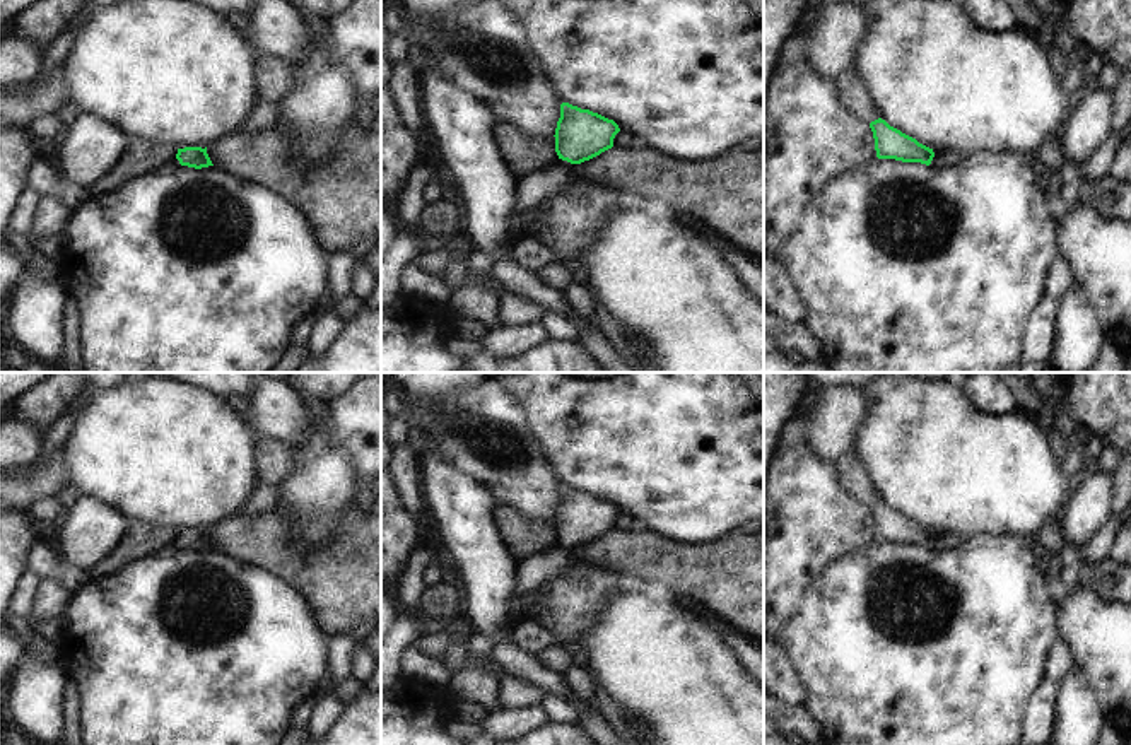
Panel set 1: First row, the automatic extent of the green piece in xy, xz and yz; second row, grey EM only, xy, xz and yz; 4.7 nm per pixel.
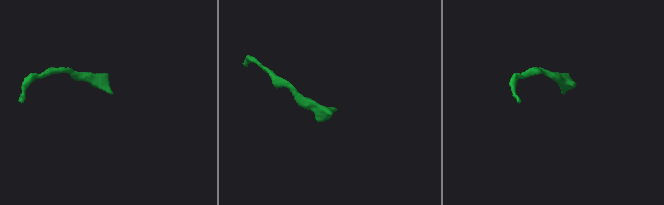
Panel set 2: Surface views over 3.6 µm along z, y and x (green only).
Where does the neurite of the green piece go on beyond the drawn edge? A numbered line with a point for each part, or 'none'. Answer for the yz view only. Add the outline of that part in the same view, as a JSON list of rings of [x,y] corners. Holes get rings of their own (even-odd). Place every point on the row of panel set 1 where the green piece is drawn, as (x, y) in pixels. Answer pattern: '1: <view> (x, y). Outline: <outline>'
1: yz (949, 158). Outline: [[[952,149],[945,150],[945,152],[938,152],[935,154],[931,166],[935,167],[945,167],[945,166],[955,166],[960,161],[964,161],[965,157]]]

